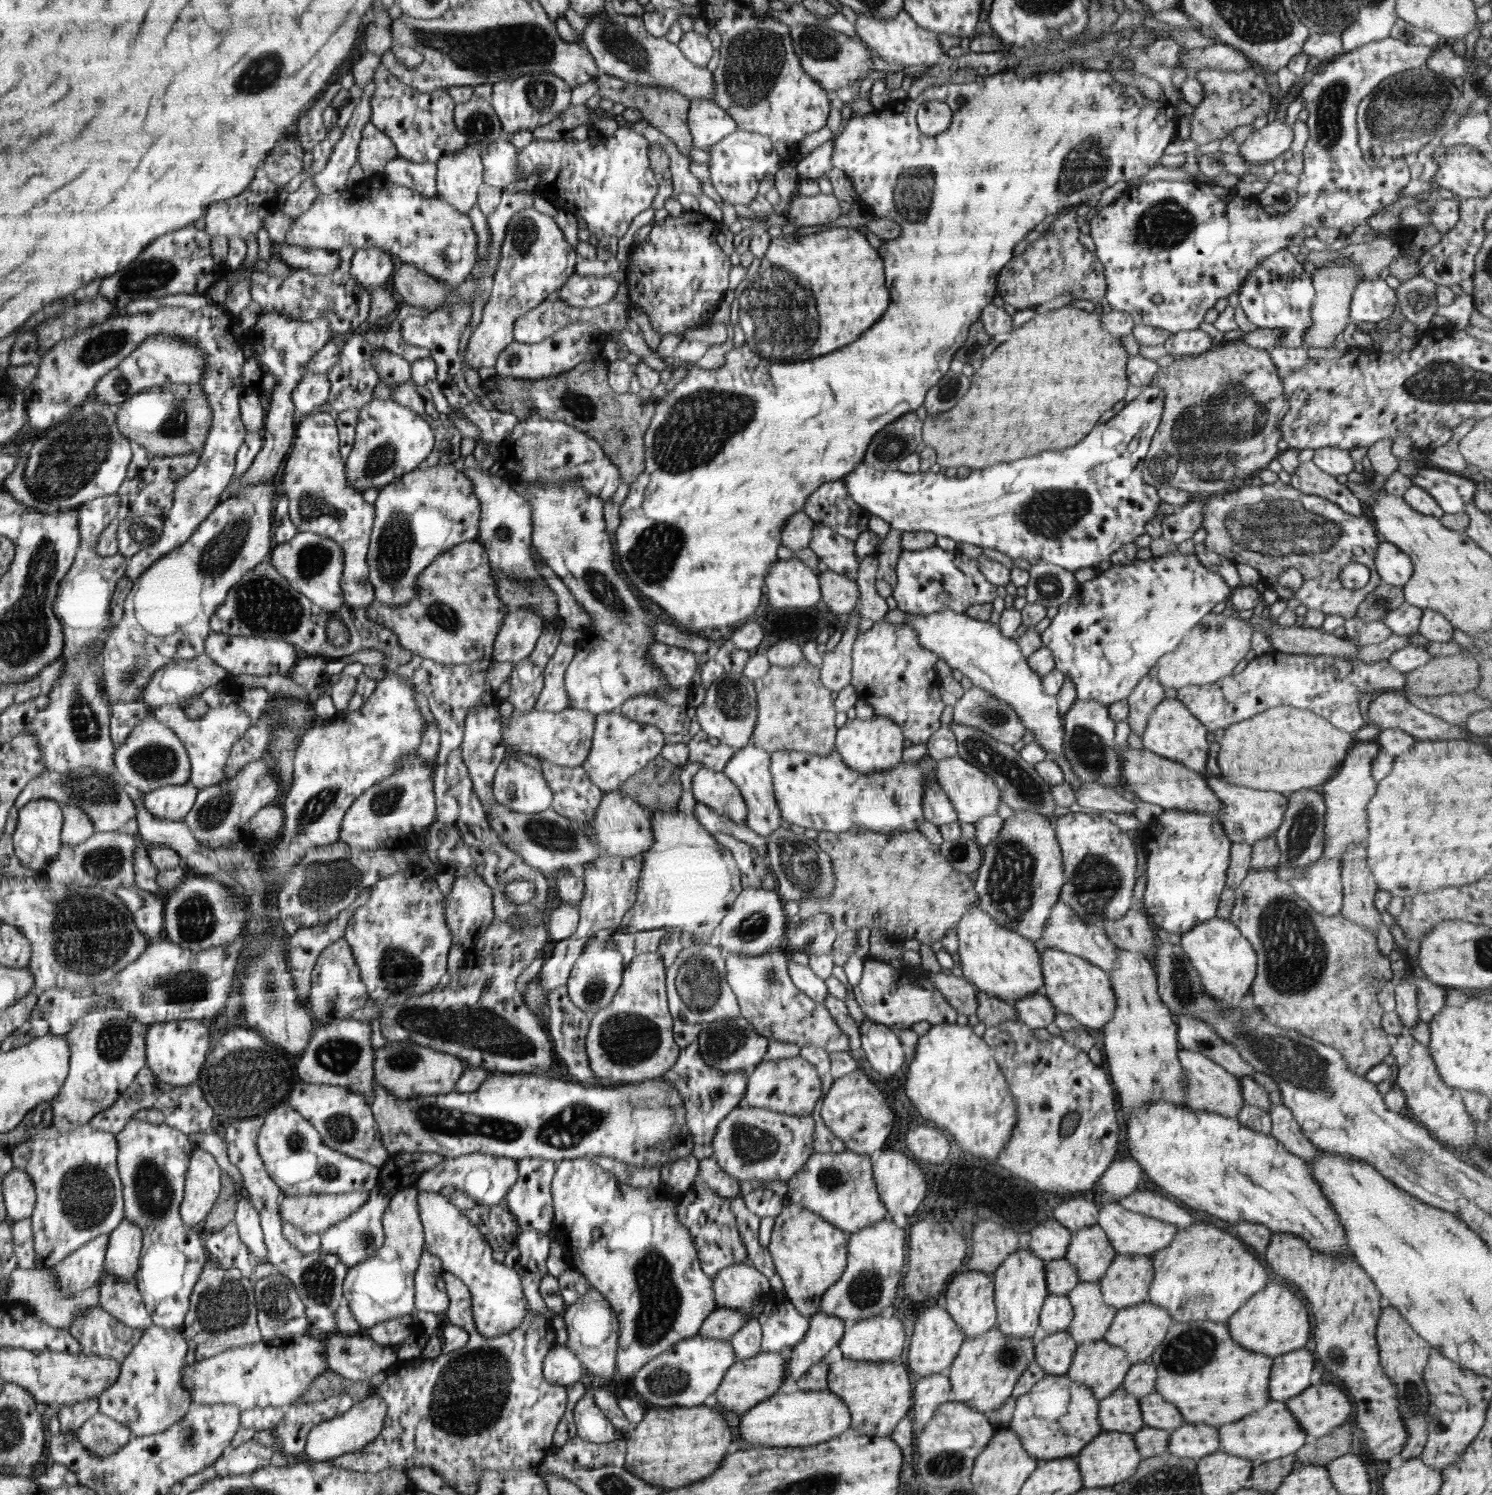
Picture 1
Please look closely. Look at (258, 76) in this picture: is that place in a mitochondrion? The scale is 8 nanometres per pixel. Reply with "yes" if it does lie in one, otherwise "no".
yes

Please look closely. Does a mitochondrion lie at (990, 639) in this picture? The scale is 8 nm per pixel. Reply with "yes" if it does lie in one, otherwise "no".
no

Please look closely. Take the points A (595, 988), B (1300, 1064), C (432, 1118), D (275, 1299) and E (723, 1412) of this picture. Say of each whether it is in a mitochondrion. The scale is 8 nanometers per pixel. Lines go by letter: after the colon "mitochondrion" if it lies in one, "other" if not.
A: mitochondrion
B: mitochondrion
C: mitochondrion
D: mitochondrion
E: other

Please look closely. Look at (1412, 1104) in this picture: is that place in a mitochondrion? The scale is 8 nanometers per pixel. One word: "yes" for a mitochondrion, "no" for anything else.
no

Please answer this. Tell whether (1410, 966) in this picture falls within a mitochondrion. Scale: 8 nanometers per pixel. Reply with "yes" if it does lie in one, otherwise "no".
no

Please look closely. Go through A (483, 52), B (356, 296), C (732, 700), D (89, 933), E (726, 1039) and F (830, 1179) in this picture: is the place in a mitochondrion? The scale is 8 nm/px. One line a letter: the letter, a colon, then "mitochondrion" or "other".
A: mitochondrion
B: other
C: mitochondrion
D: mitochondrion
E: mitochondrion
F: mitochondrion

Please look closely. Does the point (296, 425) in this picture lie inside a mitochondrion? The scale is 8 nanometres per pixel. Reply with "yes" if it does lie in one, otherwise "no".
no

